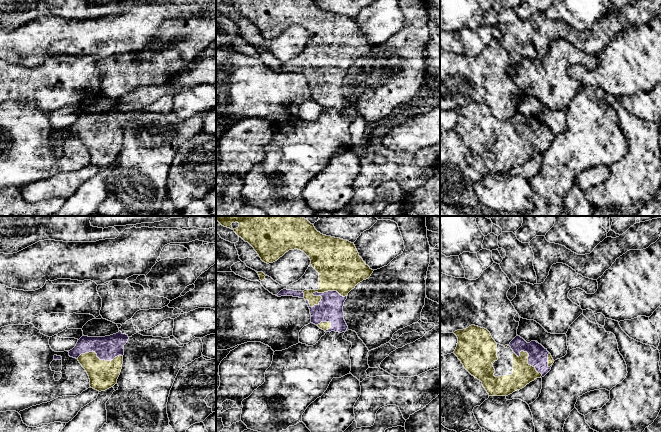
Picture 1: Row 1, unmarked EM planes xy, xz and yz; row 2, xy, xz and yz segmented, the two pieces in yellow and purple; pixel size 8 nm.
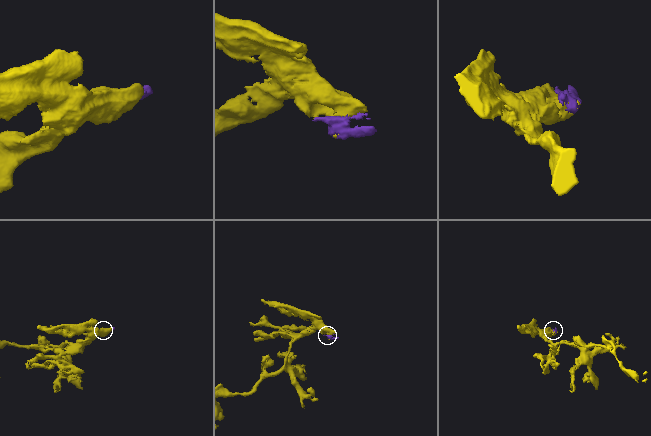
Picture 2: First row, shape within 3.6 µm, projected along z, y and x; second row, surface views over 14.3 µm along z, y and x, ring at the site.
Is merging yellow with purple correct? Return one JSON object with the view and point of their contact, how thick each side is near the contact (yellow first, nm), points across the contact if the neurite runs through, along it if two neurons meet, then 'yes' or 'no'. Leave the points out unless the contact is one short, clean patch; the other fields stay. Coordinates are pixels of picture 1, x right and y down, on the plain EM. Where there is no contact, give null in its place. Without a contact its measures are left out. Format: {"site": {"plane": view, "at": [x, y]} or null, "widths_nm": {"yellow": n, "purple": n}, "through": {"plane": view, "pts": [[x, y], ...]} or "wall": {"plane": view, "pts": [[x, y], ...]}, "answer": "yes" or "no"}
{"site": {"plane": "xz", "at": [315, 67]}, "widths_nm": {"yellow": 320, "purple": 200}, "answer": "yes"}

